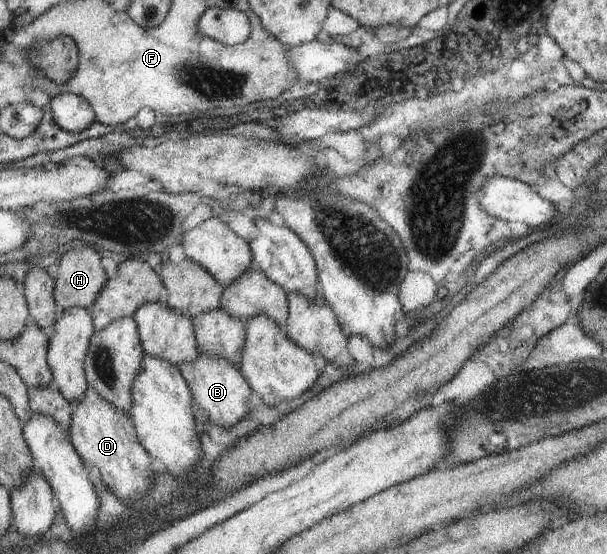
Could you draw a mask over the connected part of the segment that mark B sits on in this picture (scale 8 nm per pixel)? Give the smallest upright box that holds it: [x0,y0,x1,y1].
[178,353,252,427]

